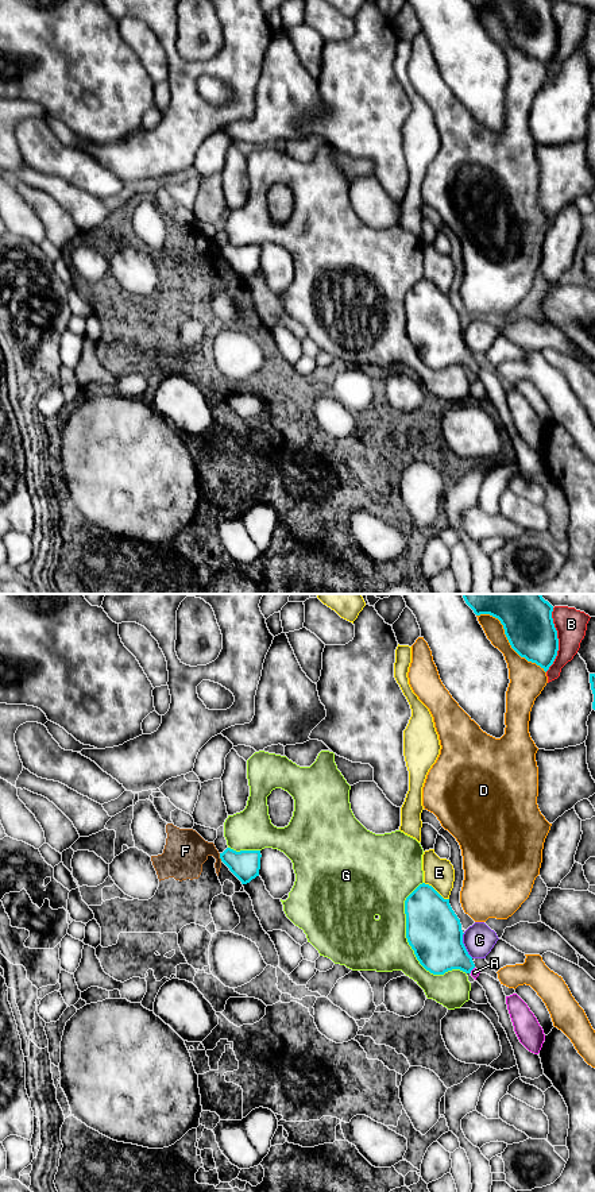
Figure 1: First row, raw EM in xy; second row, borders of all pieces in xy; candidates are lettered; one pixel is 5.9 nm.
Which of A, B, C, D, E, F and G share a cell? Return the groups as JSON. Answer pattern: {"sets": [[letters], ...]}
{"sets": [["A"], ["B"], ["C"], ["D"], ["E"], ["F"], ["G"]]}

